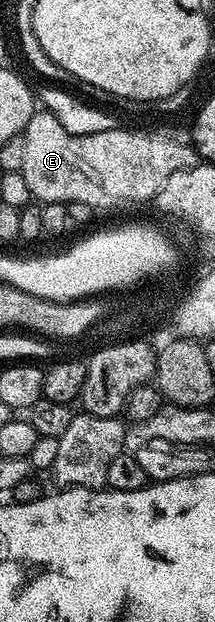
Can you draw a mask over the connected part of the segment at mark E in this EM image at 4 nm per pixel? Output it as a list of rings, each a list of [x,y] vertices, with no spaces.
[[[43,108],[37,109],[36,113],[33,114],[32,119],[26,124],[23,136],[26,140],[26,152],[22,156],[20,173],[23,174],[26,184],[30,184],[30,192],[33,199],[40,204],[47,204],[49,202],[63,202],[65,204],[77,202],[78,204],[90,204],[93,208],[100,208],[100,206],[120,206],[123,202],[144,202],[147,198],[149,201],[155,199],[156,194],[162,188],[162,184],[166,184],[166,180],[170,180],[170,176],[174,176],[174,172],[186,170],[190,166],[197,165],[198,162],[198,151],[195,146],[172,145],[172,141],[167,142],[157,137],[141,137],[138,131],[135,135],[131,135],[124,128],[117,128],[106,132],[94,132],[88,135],[72,135],[55,119],[51,112]]]

